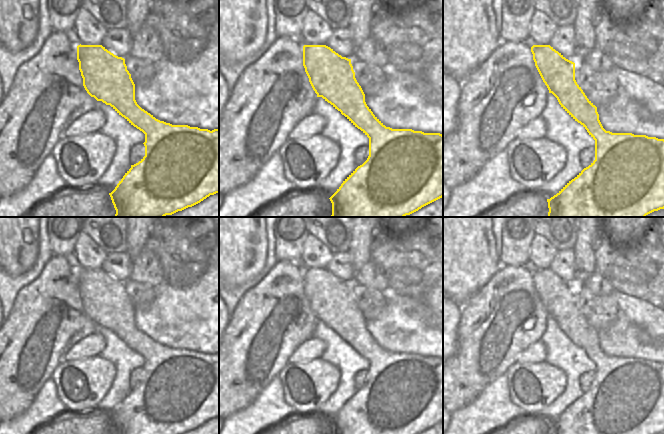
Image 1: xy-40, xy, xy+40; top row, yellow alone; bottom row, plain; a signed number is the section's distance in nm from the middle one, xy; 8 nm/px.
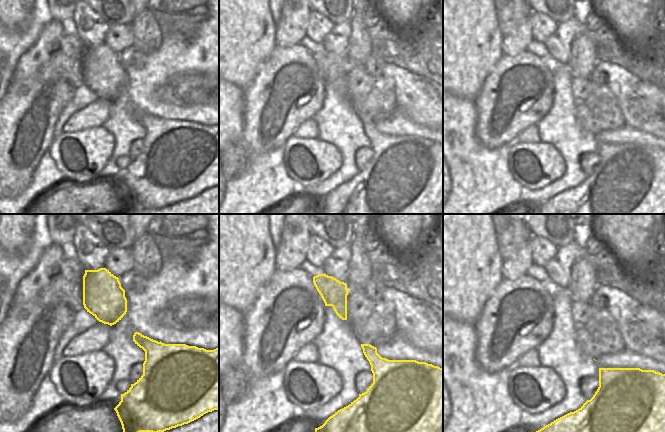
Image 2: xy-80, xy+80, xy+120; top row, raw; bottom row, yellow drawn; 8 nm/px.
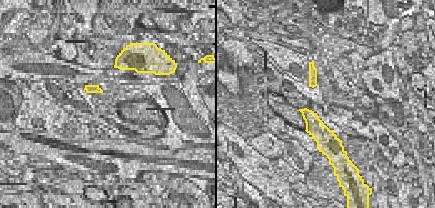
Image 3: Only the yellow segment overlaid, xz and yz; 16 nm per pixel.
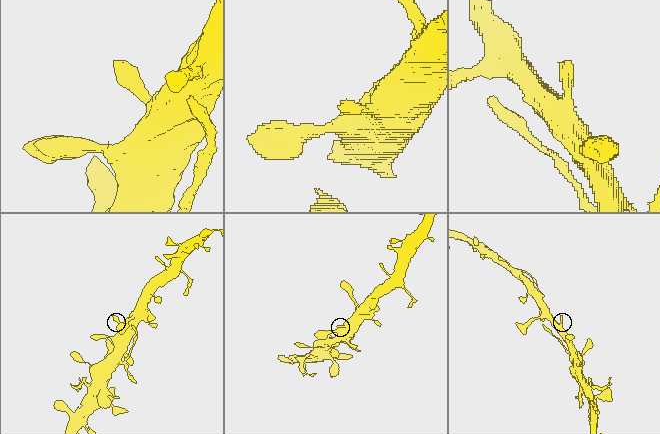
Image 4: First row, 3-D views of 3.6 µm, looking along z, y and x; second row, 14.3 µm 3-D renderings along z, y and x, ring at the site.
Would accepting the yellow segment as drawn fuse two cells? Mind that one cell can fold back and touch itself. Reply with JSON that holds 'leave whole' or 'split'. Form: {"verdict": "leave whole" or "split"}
{"verdict": "leave whole"}

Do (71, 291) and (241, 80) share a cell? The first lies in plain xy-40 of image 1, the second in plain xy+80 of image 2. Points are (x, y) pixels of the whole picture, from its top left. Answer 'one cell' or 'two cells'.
two cells

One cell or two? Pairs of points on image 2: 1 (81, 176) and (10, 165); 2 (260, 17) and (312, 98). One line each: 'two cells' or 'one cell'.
1: two cells
2: two cells

